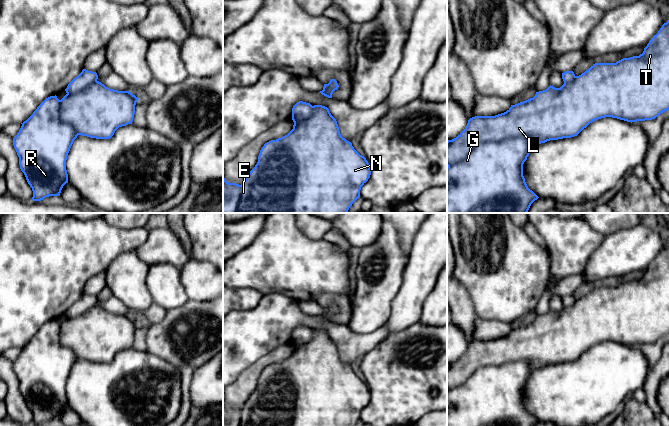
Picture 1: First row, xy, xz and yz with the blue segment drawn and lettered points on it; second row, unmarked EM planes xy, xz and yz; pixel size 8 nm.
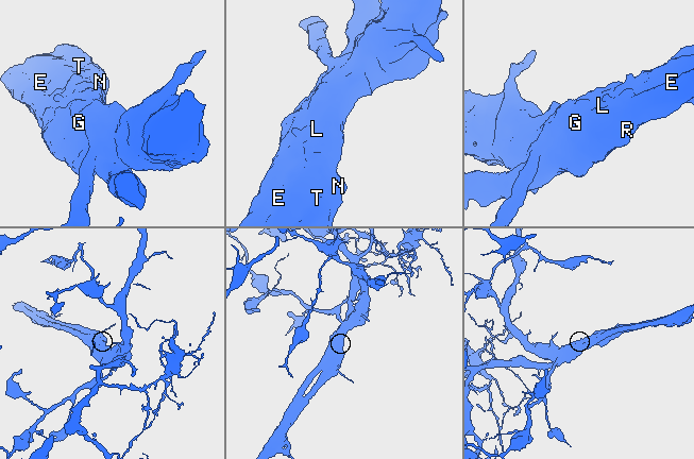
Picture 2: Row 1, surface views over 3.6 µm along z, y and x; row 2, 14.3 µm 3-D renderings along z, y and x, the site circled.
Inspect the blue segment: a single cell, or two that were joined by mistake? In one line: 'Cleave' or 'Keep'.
Cleave

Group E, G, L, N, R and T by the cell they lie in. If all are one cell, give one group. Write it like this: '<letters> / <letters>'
E L N T / G R

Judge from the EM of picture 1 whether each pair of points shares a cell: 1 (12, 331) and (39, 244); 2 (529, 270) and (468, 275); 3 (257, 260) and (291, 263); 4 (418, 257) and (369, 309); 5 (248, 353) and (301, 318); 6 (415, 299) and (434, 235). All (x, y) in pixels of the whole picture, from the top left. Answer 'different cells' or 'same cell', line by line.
1: same cell
2: same cell
3: same cell
4: different cells
5: same cell
6: same cell

